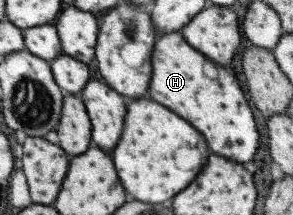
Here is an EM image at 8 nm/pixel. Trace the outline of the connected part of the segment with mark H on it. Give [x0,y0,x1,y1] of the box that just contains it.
[147,33,259,163]

